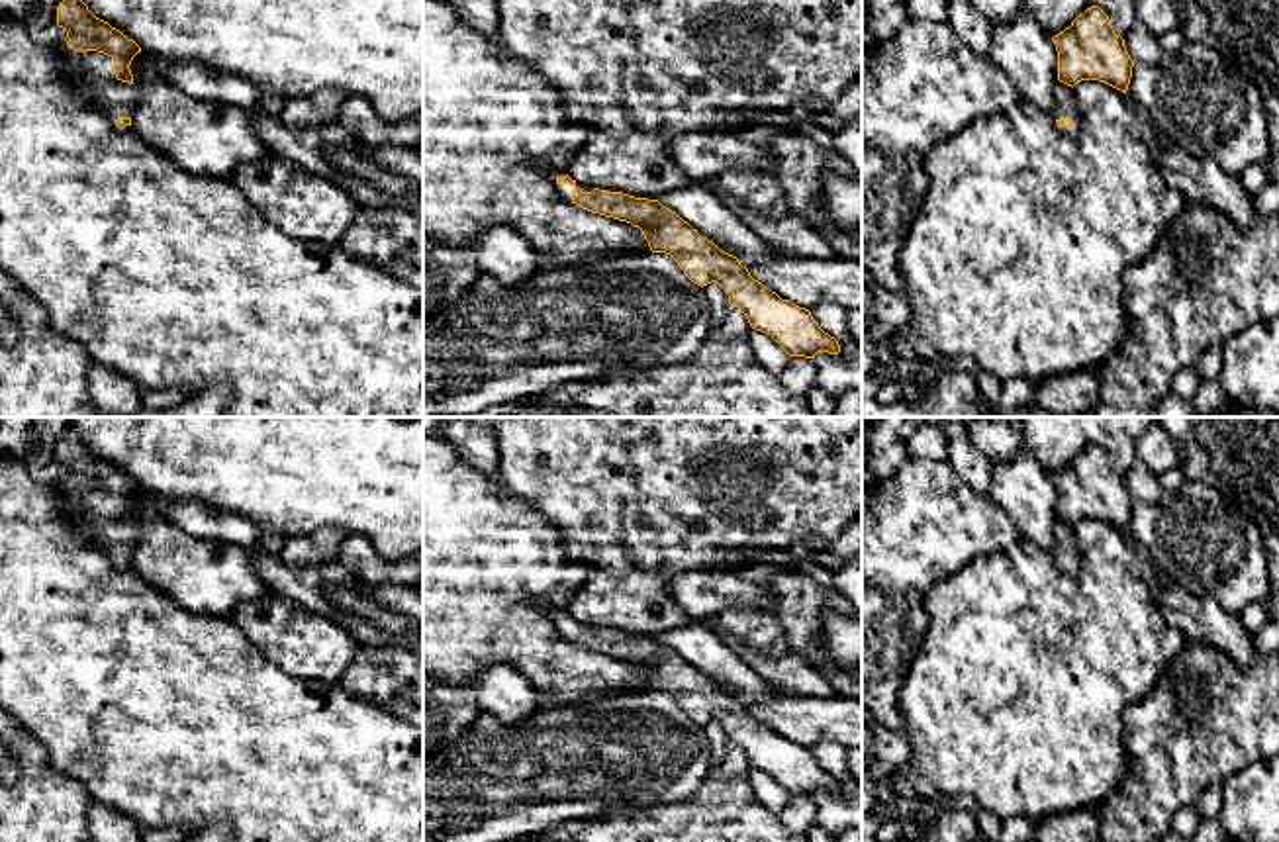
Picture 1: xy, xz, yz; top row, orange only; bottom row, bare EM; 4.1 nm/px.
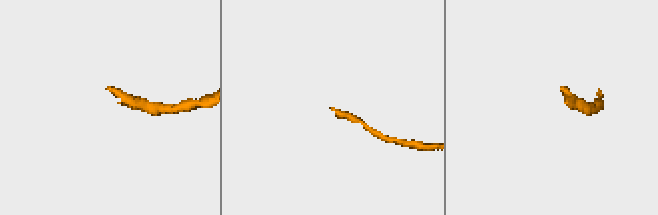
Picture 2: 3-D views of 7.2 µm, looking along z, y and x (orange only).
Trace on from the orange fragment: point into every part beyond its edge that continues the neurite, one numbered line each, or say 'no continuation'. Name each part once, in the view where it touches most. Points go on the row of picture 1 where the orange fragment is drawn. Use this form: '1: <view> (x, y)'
1: xy (91, 73)

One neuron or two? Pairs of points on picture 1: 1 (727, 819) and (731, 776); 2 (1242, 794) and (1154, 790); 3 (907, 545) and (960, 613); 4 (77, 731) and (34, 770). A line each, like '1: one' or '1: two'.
1: one
2: two
3: two
4: two

